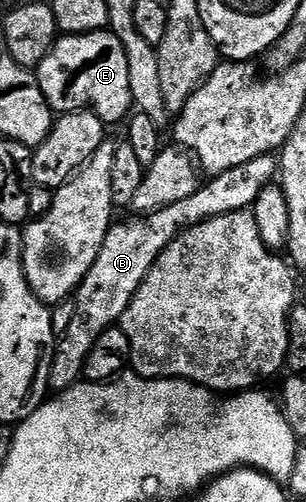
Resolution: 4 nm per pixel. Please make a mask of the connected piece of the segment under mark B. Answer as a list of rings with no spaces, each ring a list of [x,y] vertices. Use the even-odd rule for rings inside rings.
[[[274,154],[256,156],[256,160],[248,160],[248,164],[236,164],[236,168],[228,168],[228,172],[213,175],[206,180],[210,182],[203,181],[198,190],[192,192],[187,199],[160,210],[134,216],[131,222],[111,225],[88,276],[84,276],[73,295],[75,315],[72,316],[66,334],[57,339],[50,364],[50,386],[58,392],[69,390],[83,377],[86,353],[103,332],[111,329],[121,319],[140,284],[158,257],[165,252],[169,242],[173,242],[182,231],[207,222],[209,218],[234,214],[237,210],[249,211],[260,192],[275,181],[279,170]]]

